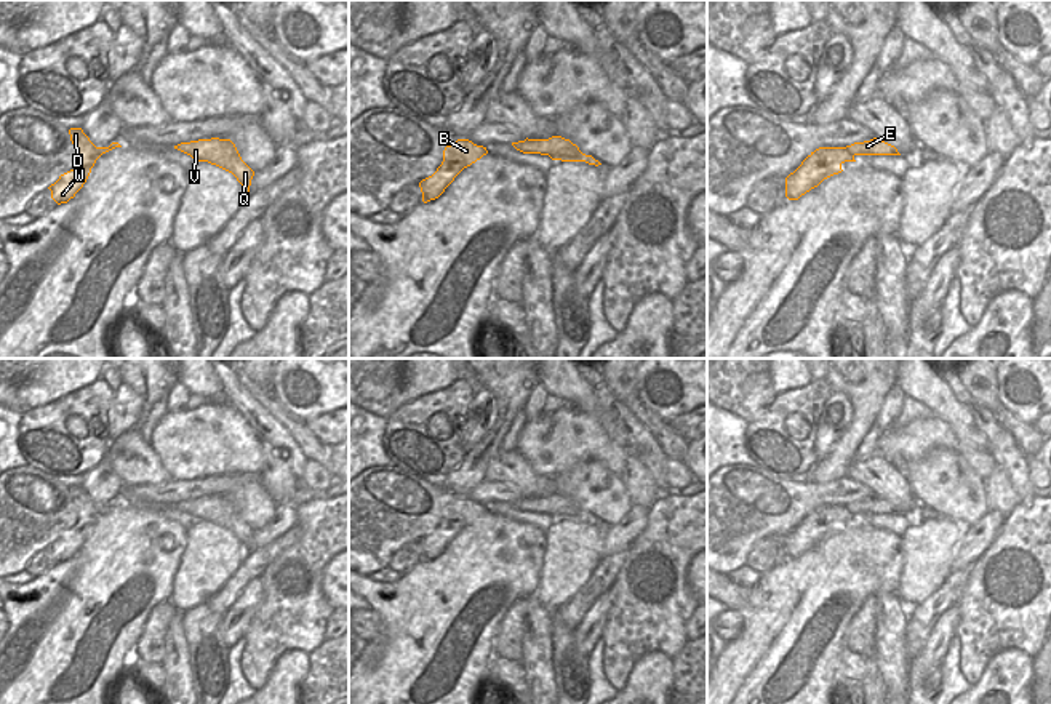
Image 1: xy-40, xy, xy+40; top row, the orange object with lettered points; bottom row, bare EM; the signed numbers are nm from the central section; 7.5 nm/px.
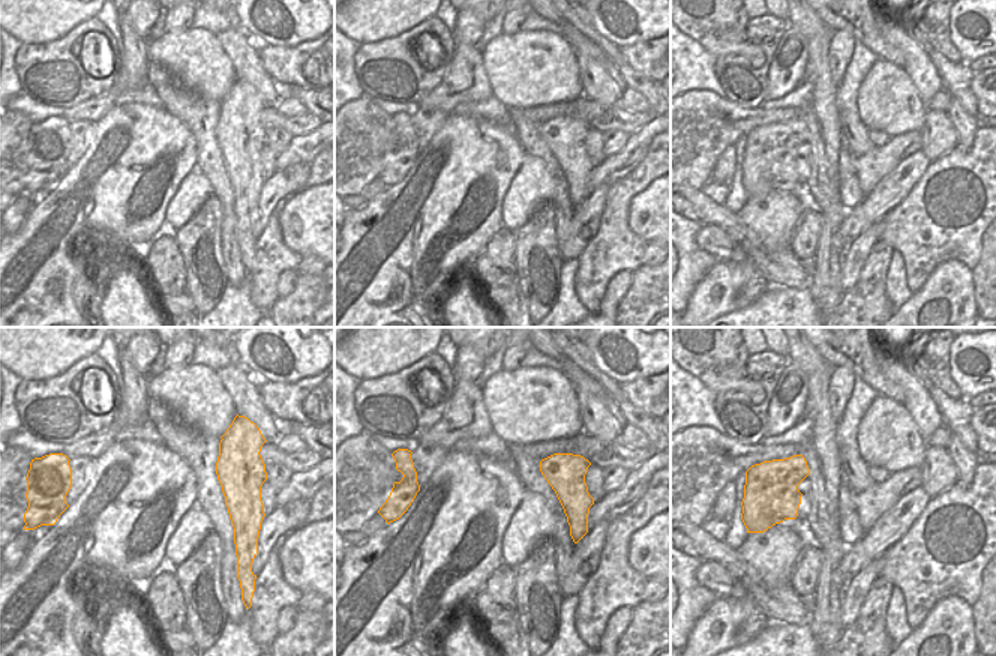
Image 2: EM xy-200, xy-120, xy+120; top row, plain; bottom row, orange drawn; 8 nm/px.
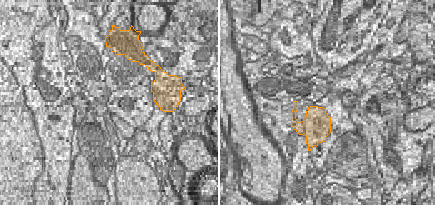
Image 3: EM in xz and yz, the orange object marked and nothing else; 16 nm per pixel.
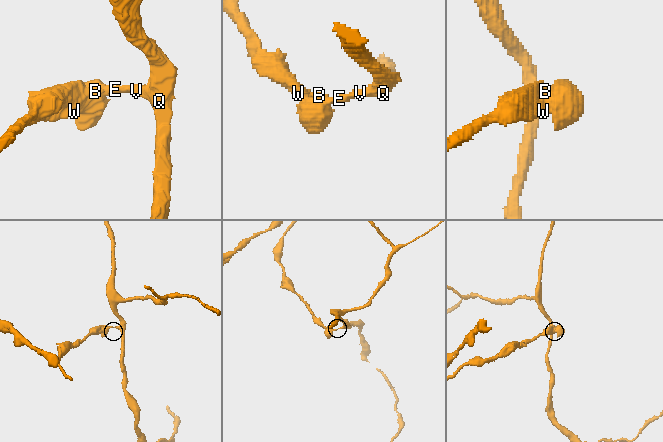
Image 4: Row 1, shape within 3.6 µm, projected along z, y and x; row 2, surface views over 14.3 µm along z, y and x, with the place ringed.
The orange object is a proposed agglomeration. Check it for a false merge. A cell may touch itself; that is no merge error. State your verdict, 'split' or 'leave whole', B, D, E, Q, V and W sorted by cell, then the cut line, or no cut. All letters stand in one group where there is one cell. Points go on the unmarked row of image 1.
split; groups B D W / E Q V; cut xy+40 (840, 522), (835, 522), (800, 552)

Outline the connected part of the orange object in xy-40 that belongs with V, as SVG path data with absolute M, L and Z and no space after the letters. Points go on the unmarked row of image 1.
M198 498L190 501L181 501L174 507L190 514L198 520L208 520L229 531L243 544L245 550L250 550L254 530L242 518L235 502L230 498Z

